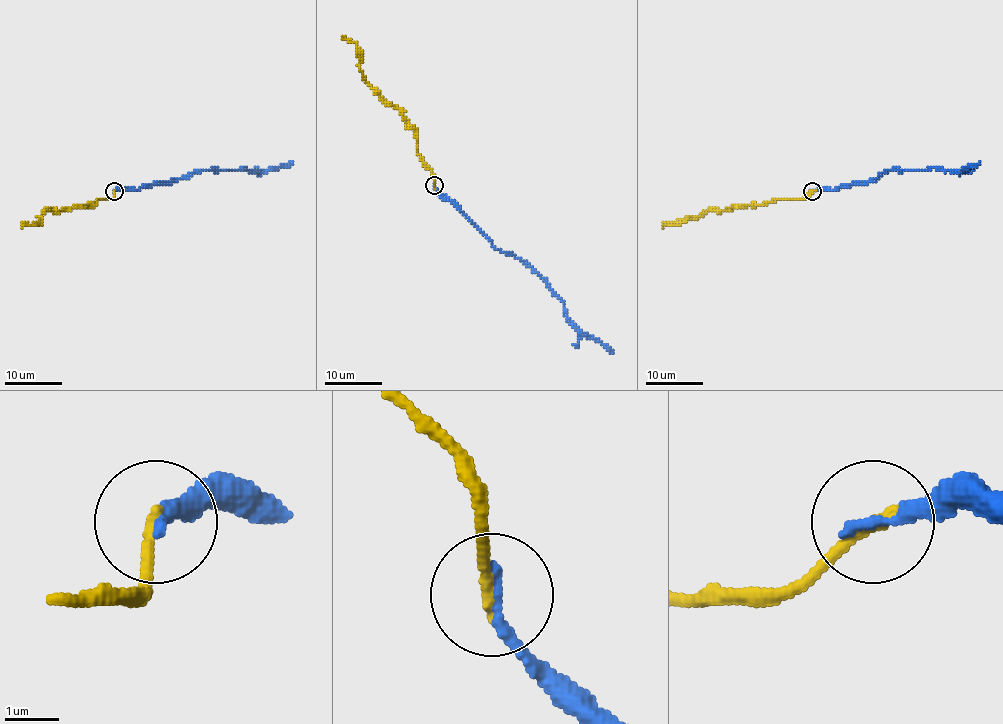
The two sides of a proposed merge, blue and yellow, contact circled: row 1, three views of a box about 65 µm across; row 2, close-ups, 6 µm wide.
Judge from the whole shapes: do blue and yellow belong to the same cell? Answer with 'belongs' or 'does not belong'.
belongs

